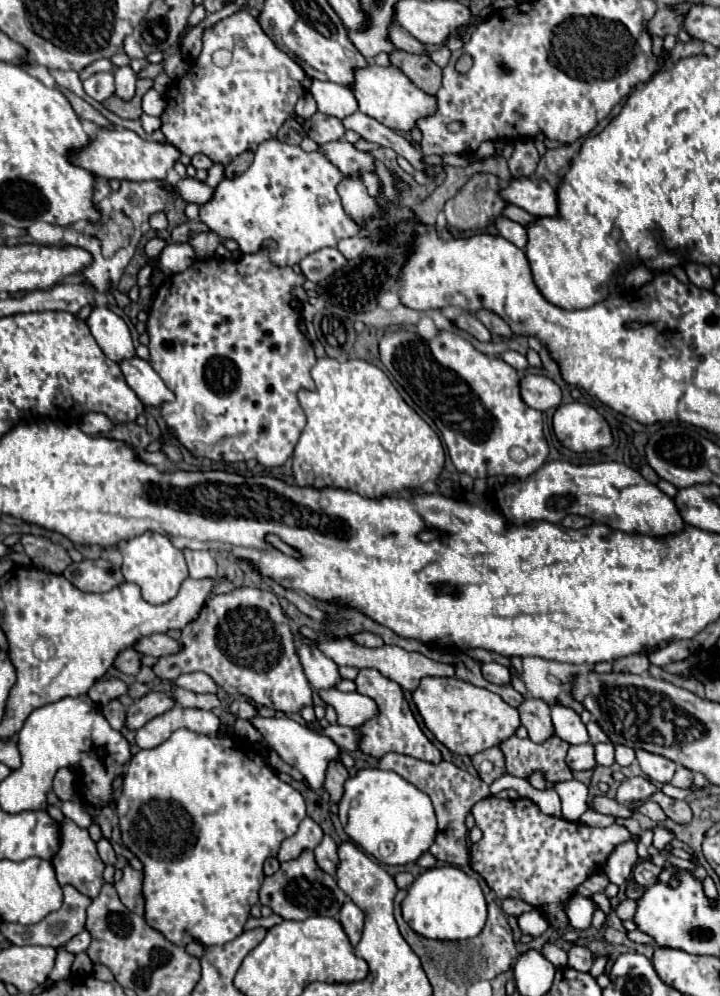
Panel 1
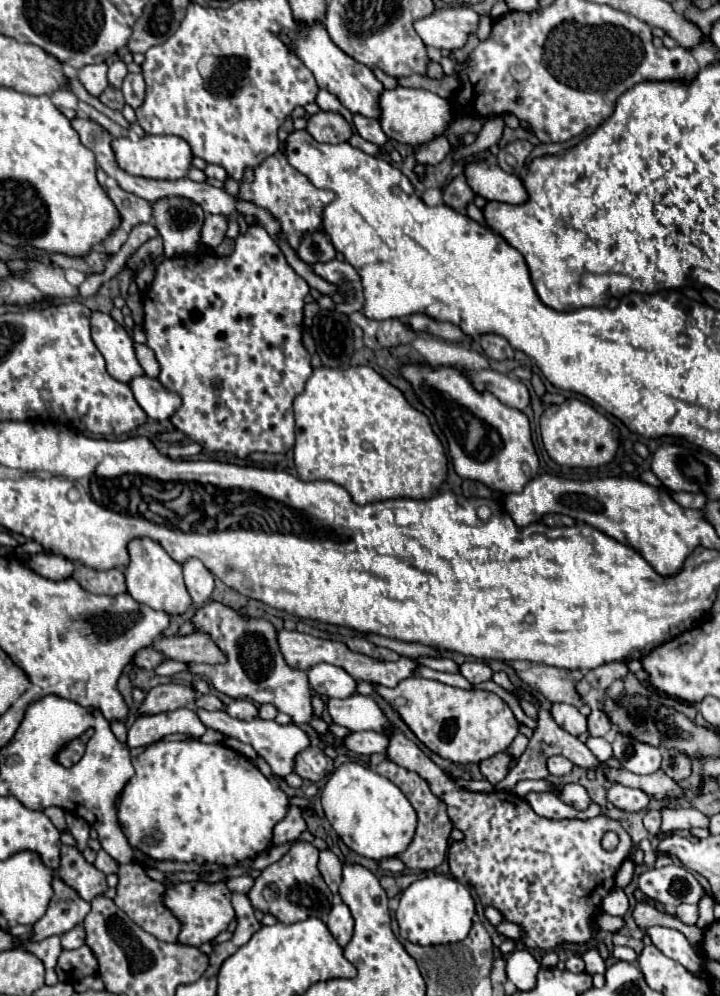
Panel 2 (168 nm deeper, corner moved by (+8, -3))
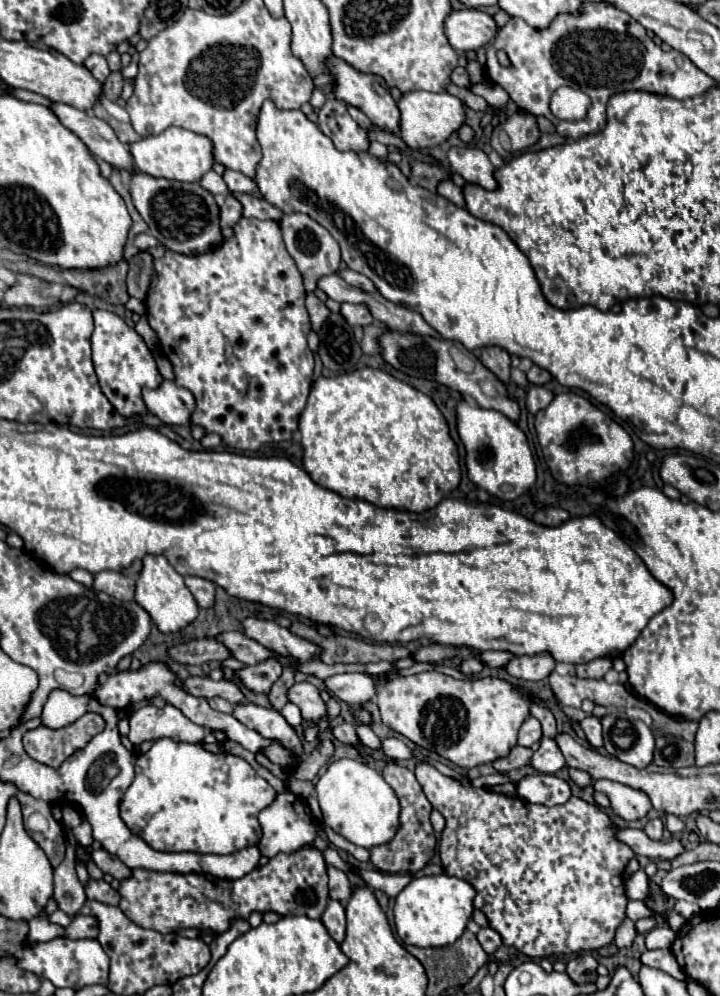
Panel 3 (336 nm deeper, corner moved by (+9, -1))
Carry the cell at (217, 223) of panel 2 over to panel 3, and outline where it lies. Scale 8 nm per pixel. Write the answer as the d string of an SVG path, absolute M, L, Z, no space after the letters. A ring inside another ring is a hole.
M226 197L222 207L220 207L220 227L226 229L226 227L234 227L236 221L240 219L242 215L242 205L234 199L234 197Z

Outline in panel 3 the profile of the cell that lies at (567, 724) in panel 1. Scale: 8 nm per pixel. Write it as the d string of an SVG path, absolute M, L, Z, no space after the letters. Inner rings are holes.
M590 715L590 717L584 717L582 721L578 721L578 725L584 729L584 733L586 733L586 737L588 737L588 741L590 741L590 745L594 749L602 747L602 725L600 725L600 719Z

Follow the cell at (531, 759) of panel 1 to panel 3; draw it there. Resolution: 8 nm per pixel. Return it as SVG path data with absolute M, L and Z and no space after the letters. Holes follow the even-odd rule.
M528 717L528 719L522 723L522 727L520 727L518 745L522 745L522 747L530 747L532 743L540 741L540 737L542 737L542 729L540 729L540 723L538 723L538 719L534 719L534 717Z

